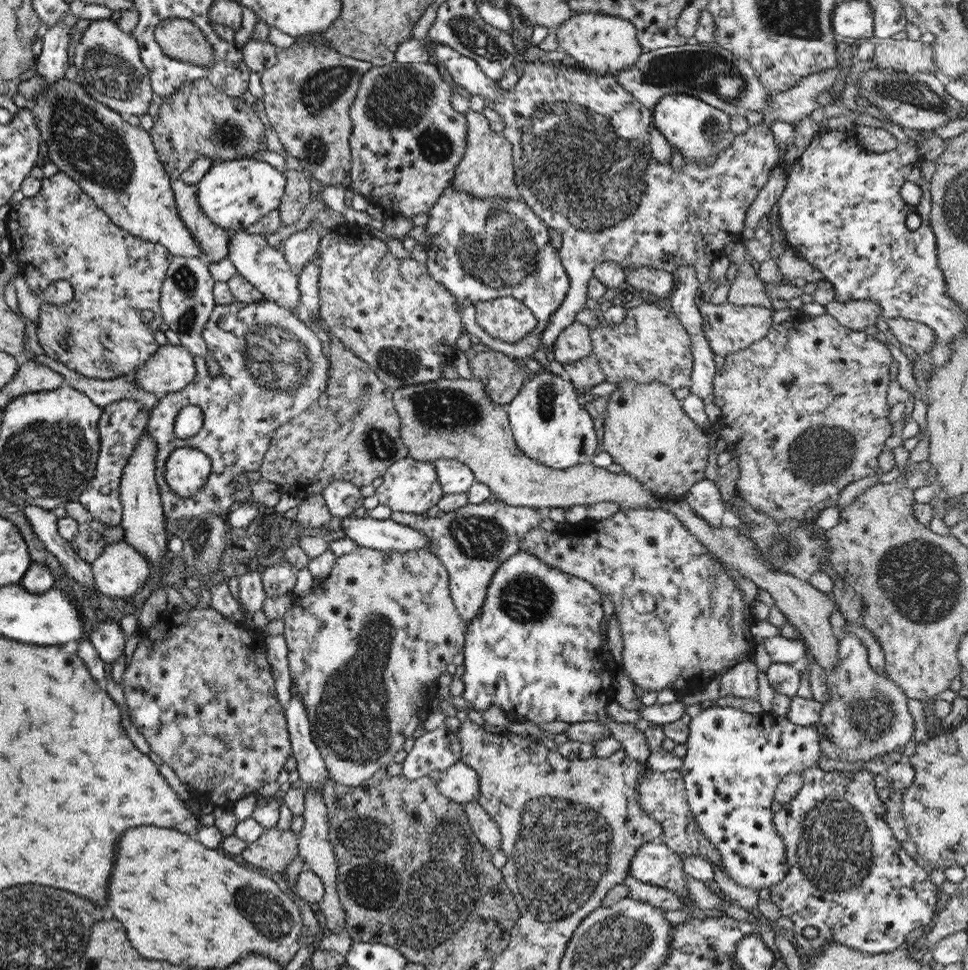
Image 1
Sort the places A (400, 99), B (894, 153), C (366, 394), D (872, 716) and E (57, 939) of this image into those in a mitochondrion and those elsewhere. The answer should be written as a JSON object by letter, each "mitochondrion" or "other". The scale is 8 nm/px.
{"A":"mitochondrion","B":"other","C":"mitochondrion","D":"mitochondrion","E":"mitochondrion"}

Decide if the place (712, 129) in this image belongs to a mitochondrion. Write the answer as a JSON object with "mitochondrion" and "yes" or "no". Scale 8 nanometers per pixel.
{"mitochondrion":"yes"}

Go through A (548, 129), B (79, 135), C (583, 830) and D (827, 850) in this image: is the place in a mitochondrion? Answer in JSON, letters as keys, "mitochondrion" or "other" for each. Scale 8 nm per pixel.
{"A":"mitochondrion","B":"mitochondrion","C":"mitochondrion","D":"mitochondrion"}

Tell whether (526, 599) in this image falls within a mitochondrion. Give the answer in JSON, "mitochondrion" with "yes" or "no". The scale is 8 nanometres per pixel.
{"mitochondrion":"yes"}

